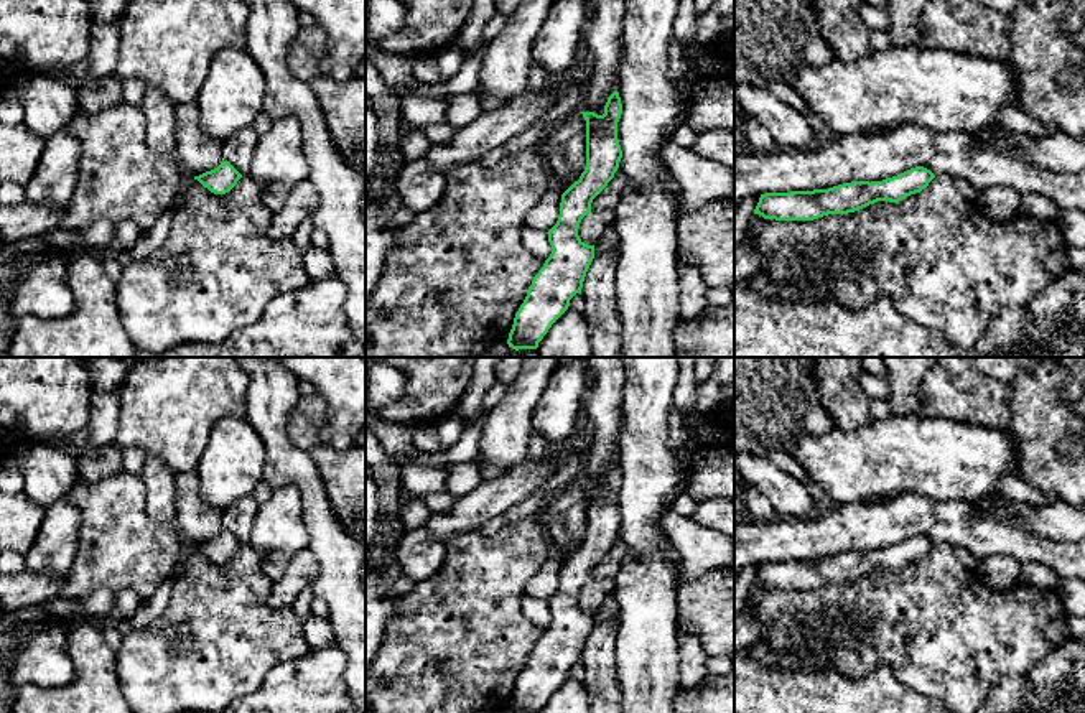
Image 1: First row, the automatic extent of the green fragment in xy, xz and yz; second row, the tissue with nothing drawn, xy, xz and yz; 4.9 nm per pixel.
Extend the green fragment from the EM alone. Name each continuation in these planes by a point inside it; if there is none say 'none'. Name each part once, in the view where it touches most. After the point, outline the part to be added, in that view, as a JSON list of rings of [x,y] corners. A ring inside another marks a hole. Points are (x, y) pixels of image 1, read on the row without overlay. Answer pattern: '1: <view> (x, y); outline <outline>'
none

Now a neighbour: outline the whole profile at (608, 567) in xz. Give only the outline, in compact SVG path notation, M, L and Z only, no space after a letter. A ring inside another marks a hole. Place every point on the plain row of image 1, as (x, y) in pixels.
M621 537L614 542L614 547L608 555L593 568L591 580L612 580L621 568L626 555L626 547Z

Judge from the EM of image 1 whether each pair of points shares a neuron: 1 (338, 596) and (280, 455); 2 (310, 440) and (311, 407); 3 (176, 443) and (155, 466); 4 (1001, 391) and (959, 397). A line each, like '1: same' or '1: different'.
1: same
2: same
3: different
4: same

